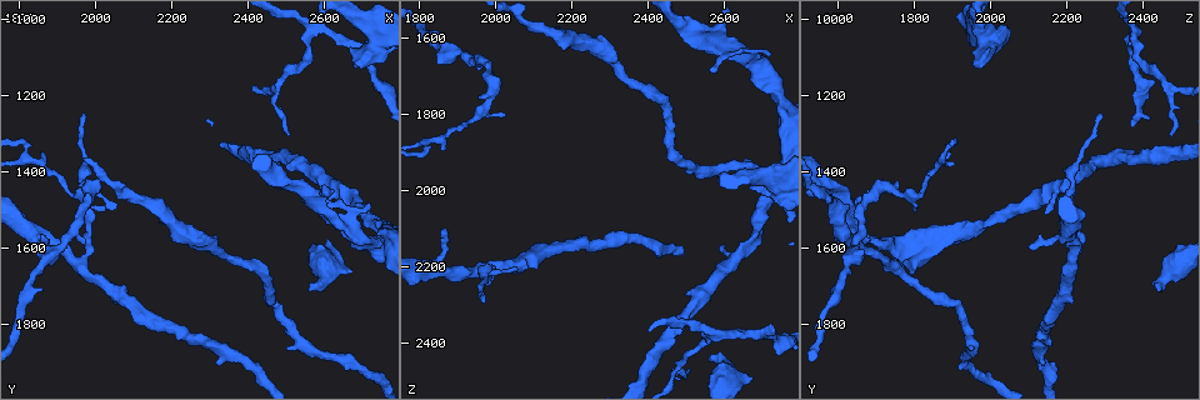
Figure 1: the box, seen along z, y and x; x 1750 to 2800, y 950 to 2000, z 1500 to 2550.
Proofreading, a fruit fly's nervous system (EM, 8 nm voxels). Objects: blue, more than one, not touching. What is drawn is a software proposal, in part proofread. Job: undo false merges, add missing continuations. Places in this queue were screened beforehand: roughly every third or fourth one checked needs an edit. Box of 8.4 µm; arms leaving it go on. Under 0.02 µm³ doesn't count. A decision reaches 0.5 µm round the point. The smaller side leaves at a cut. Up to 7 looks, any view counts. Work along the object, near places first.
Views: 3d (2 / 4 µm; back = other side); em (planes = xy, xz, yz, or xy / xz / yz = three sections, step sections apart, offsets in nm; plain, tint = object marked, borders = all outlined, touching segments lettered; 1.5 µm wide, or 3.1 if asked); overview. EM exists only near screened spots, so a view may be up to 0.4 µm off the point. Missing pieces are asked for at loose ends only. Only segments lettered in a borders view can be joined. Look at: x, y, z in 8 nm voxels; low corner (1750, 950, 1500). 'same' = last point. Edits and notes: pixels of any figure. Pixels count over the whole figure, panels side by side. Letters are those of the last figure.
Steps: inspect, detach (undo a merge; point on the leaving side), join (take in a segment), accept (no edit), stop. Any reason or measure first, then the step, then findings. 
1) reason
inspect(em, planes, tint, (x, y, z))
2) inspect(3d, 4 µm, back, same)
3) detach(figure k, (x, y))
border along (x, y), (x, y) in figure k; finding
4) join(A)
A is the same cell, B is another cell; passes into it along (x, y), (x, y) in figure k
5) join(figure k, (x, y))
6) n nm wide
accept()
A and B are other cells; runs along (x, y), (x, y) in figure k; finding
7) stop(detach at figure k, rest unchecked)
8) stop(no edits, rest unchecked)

branch stops here
inspect(3d, 2 µm, (2555, 1450, 1680))

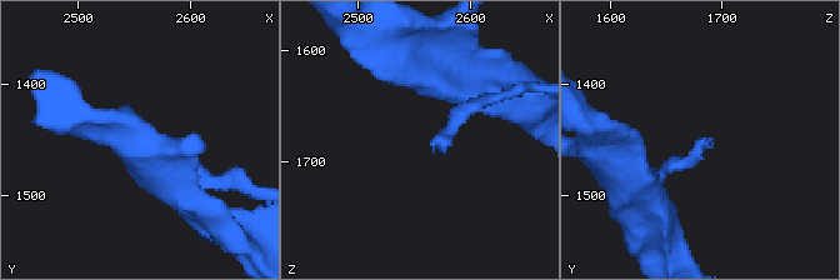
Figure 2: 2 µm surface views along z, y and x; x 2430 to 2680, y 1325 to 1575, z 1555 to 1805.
now the EM
inspect(em, planes, borders, (2564, 1450, 1682))

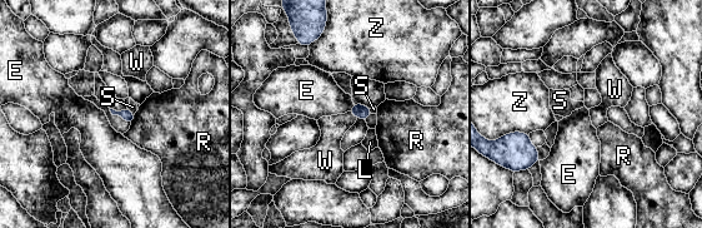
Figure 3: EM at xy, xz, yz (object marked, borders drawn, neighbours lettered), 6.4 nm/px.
accept()
E, L, R, S, W and Z are other cells; border along (109, 109), (130, 124) in figure 3; no lettered segment goes on from it

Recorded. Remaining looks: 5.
inspect(3d, 2 µm, (2580, 1030, 2375))

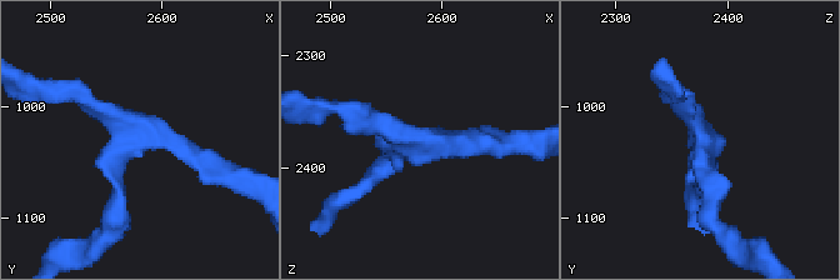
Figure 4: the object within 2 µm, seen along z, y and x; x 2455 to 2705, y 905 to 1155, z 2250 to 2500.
3 arms
inspect(em, planes, borders, (2580, 1024, 2378))

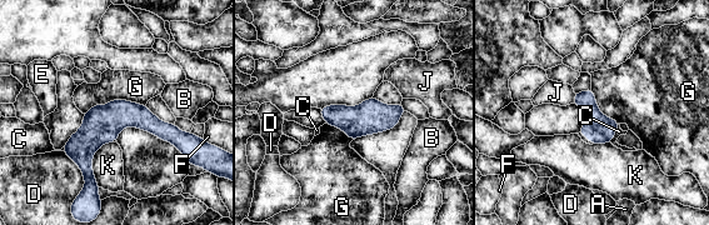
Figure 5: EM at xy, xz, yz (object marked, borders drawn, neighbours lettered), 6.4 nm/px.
accept()
A, B, C, D, E, F, G, J and K are other cells; all the same neuron

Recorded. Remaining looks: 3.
free end
inspect(3d, 4 µm, (2565, 1715, 2450))

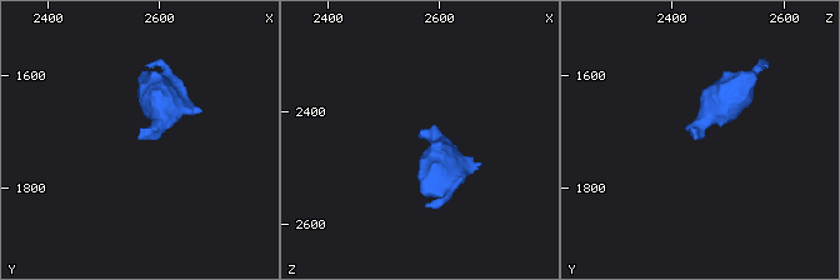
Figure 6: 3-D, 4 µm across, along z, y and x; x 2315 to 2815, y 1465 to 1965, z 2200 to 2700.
inspect(em, yz, step 4, borders, (2565, 1710, 2450))

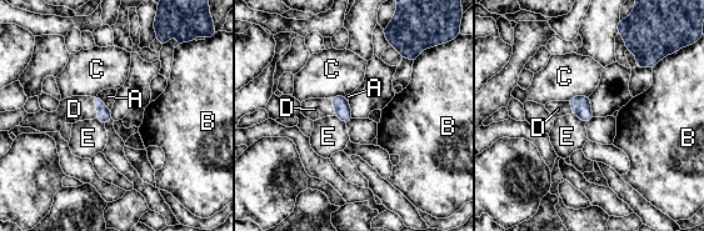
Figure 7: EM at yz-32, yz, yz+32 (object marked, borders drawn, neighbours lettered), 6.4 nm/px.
another direction
inspect(em, planes, borders, same)

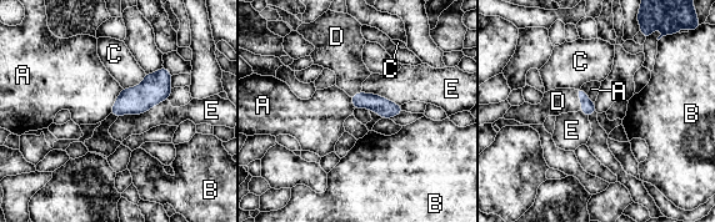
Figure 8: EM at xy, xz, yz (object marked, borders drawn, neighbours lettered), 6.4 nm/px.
join(D)
D is the same cell, A, B, C and E are other cells; passes into it along (588, 107), (580, 100), (558, 101) in figure 8; it goes on there

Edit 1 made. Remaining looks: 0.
stop(join at figure 8, rest unchecked)

